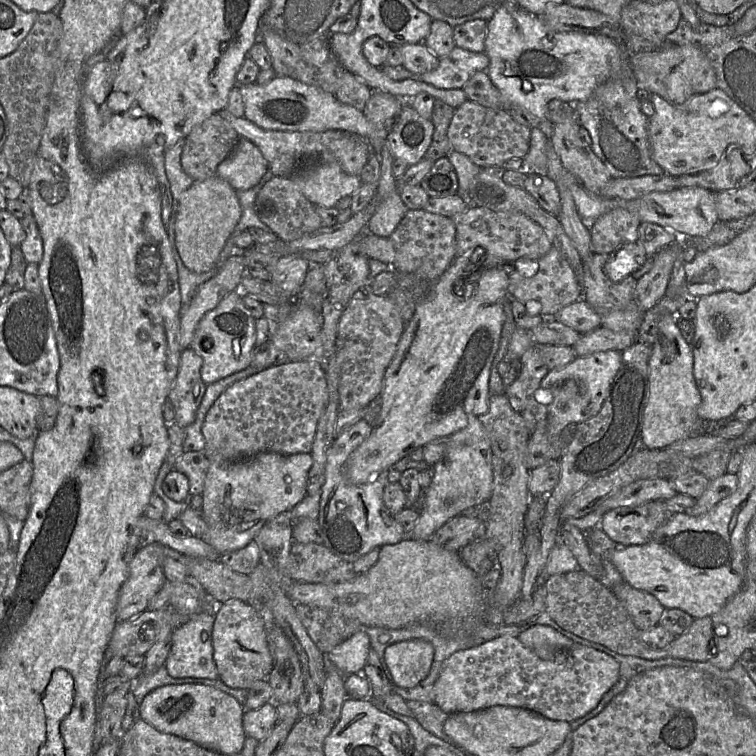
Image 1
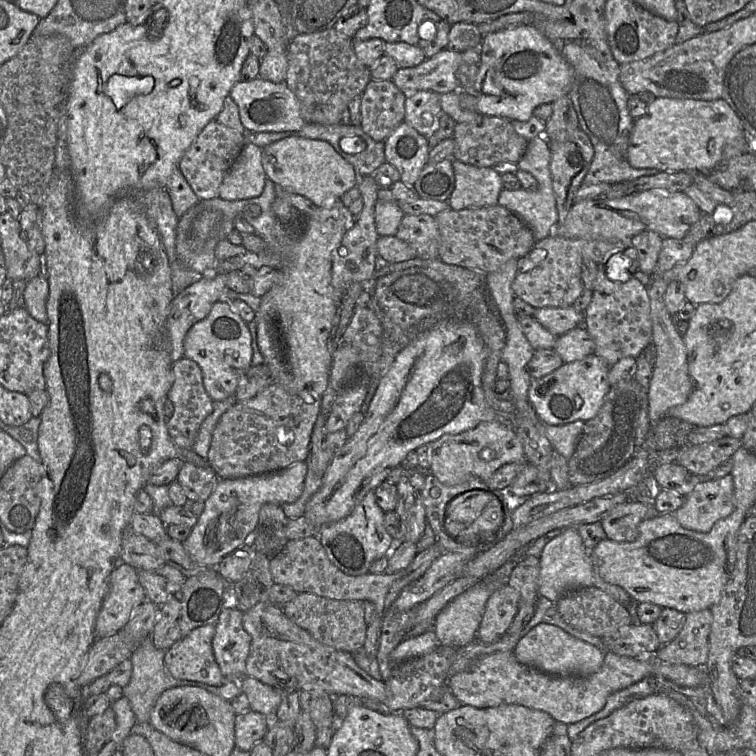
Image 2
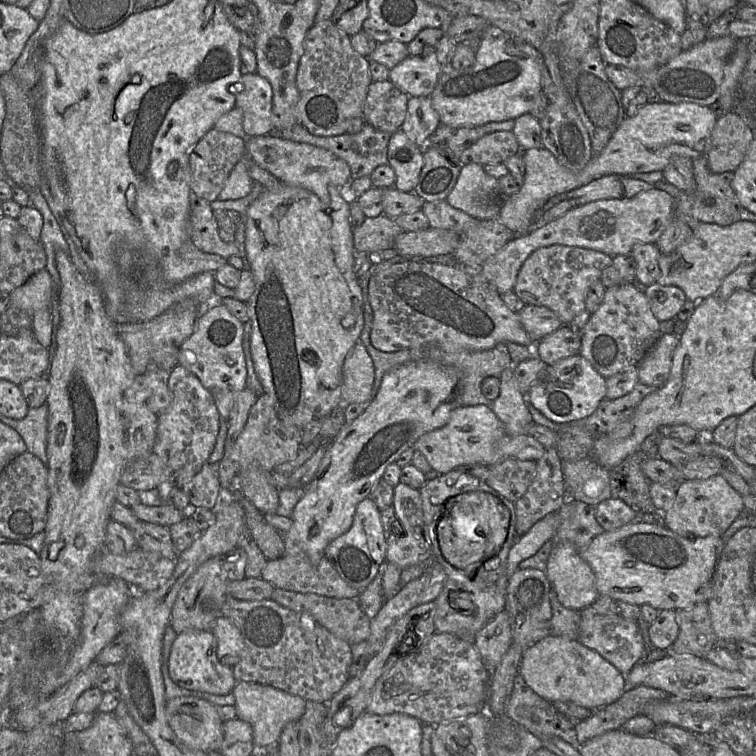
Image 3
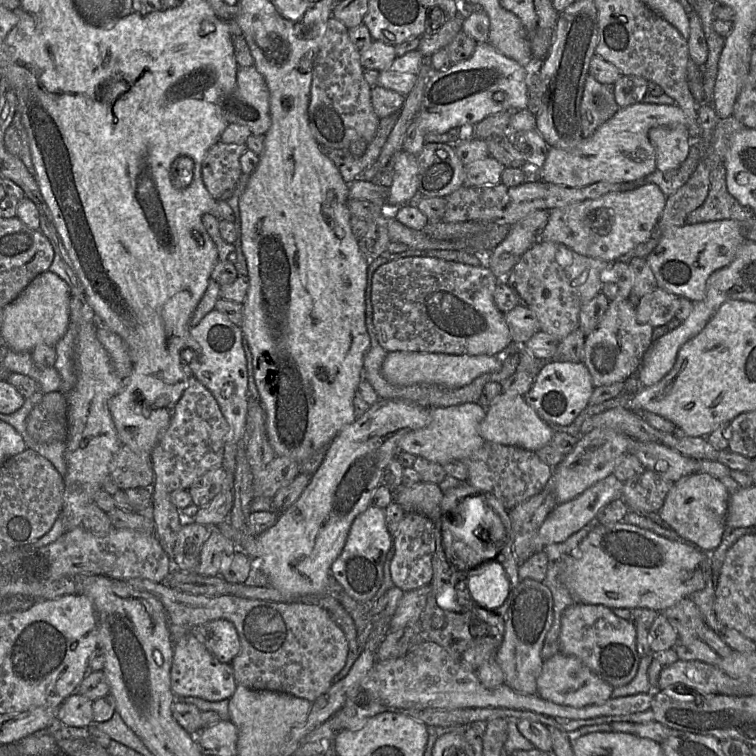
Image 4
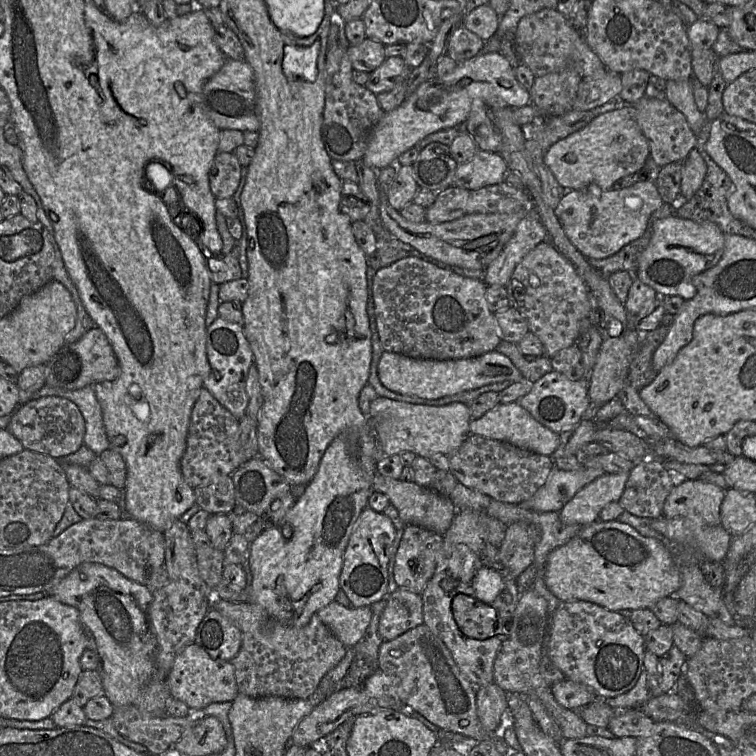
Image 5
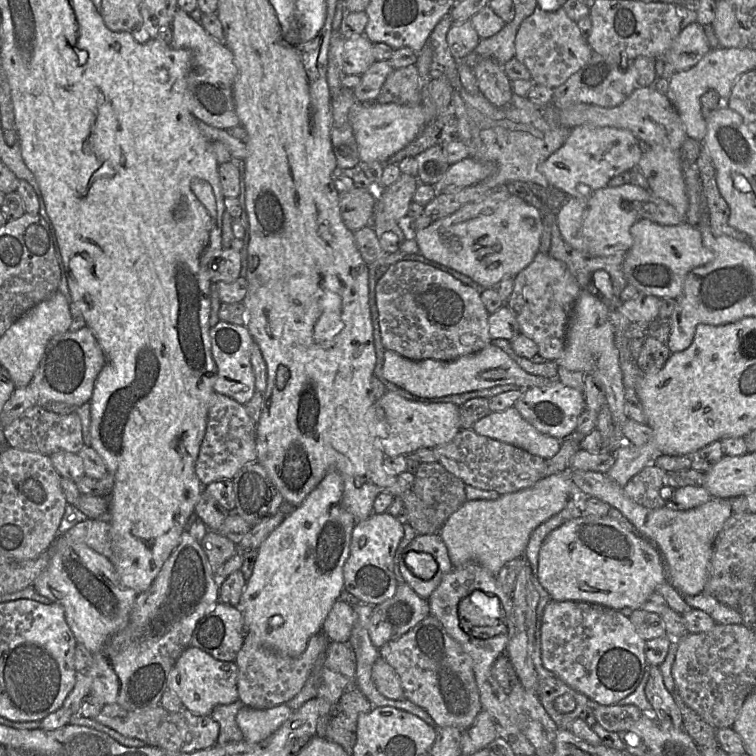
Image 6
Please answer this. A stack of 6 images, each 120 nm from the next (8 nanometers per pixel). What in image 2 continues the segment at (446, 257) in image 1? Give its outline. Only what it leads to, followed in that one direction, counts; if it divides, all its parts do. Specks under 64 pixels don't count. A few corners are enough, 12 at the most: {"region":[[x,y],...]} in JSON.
{"region":[[404,215],[395,236],[417,258],[439,258],[434,216]]}

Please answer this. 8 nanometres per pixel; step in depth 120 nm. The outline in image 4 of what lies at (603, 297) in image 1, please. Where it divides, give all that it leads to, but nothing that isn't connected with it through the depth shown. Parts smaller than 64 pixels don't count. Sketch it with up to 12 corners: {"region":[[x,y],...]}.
{"region":[[629,299],[610,301],[585,340],[595,387],[637,373],[654,328]]}

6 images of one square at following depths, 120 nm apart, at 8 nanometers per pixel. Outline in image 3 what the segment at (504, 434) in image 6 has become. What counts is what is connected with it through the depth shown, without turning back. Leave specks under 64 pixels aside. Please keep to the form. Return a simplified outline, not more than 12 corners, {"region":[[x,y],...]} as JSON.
{"region":[[513,369],[501,373],[491,409],[509,434],[527,435],[534,421]]}

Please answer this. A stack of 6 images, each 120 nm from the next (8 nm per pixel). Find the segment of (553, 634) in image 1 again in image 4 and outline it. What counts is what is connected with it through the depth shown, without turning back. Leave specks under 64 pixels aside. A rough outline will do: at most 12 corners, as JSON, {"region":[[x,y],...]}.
{"region":[[578,658],[543,662],[537,695],[575,708],[603,704],[614,688]]}

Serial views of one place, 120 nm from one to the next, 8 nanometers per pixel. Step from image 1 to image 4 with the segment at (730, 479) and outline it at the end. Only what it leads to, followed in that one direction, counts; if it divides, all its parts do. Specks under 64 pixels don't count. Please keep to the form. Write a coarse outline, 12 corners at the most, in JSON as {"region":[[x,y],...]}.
{"region":[[695,472],[672,483],[658,519],[705,553],[726,532],[730,493]]}

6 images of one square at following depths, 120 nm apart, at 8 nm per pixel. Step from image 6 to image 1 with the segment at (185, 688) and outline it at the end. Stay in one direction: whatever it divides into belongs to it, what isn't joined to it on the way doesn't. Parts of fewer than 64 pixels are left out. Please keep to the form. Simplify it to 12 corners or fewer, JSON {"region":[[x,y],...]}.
{"region":[[215,613],[172,632],[165,667],[173,678],[217,679]]}

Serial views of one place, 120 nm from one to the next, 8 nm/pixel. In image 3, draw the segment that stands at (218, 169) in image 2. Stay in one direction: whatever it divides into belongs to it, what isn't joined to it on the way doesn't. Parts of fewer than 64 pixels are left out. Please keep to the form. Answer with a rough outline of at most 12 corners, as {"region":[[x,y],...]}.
{"region":[[215,127],[190,154],[191,189],[218,199],[246,139]]}

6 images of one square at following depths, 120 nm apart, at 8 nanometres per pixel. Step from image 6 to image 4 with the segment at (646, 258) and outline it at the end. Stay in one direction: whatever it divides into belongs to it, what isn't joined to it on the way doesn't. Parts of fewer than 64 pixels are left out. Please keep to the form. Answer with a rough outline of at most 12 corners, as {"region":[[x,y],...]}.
{"region":[[736,220],[670,227],[647,261],[694,303],[744,241]]}

